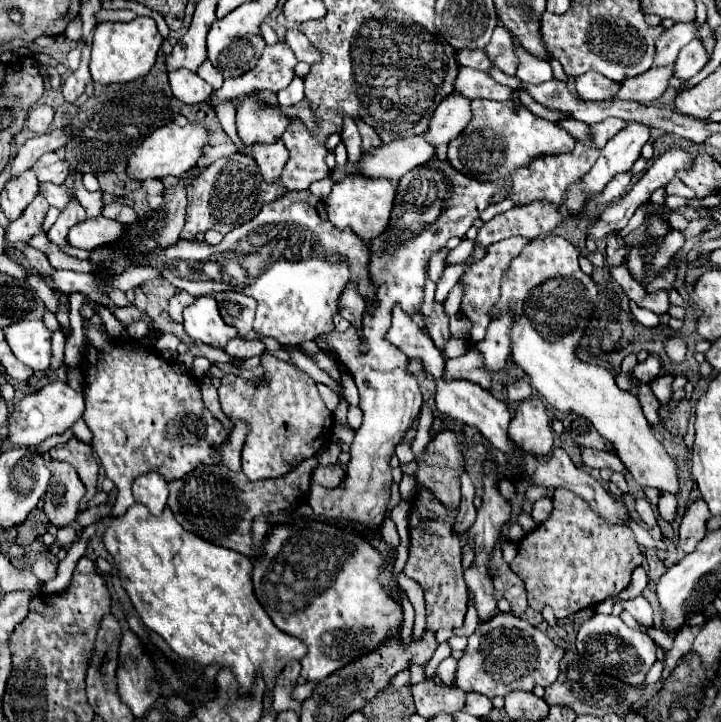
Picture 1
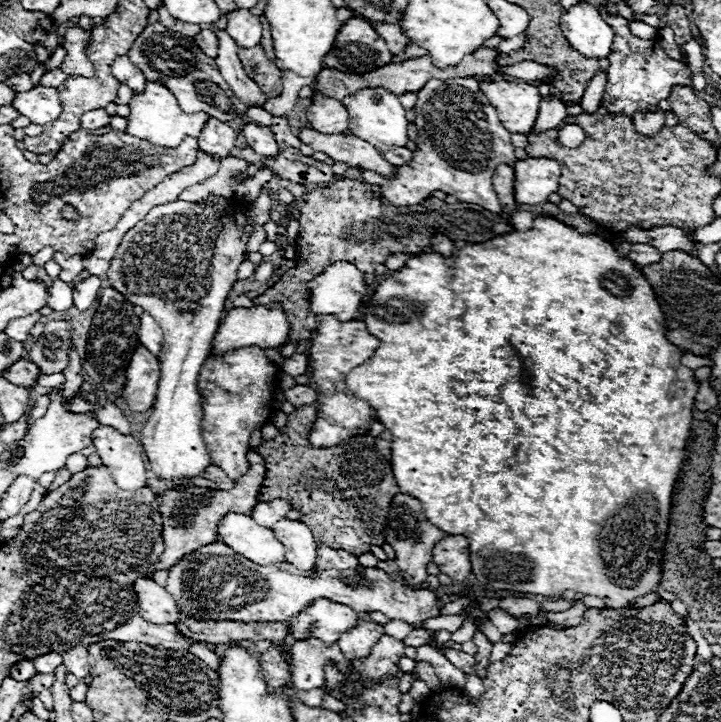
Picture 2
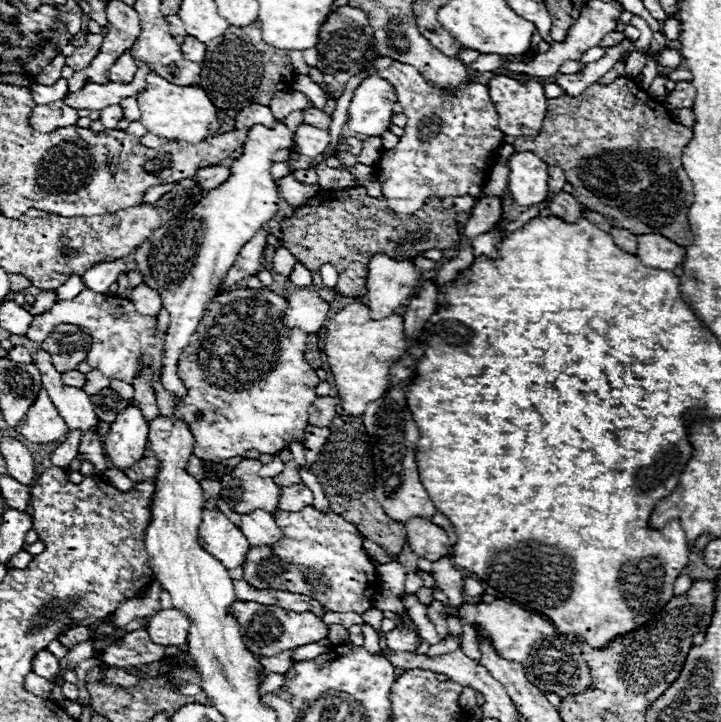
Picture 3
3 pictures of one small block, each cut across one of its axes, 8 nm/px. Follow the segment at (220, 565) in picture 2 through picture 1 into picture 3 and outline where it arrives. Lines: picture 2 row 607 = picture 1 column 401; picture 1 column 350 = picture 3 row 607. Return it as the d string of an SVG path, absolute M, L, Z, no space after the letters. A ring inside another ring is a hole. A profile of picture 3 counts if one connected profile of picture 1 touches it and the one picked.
M306 506L298 512L282 512L276 510L276 524L282 526L284 538L278 542L272 552L268 552L268 546L256 546L248 552L246 564L244 564L244 580L254 586L256 590L286 590L294 594L310 596L312 600L318 600L322 606L326 606L332 612L358 612L364 614L374 604L374 594L380 590L380 578L376 572L374 562L362 548L360 532L354 524L342 520L338 514L322 514L314 510L312 506ZM494 600L490 604L468 602L458 608L448 604L444 606L444 614L448 618L450 616L460 618L472 628L480 626L502 658L508 658L510 662L518 662L528 668L524 670L528 680L534 682L538 688L542 688L544 694L550 690L550 692L556 692L560 698L564 698L570 694L586 692L590 688L590 670L580 656L580 648L568 636L562 636L560 632L556 632L550 620L530 610L524 610L512 604L510 600Z

